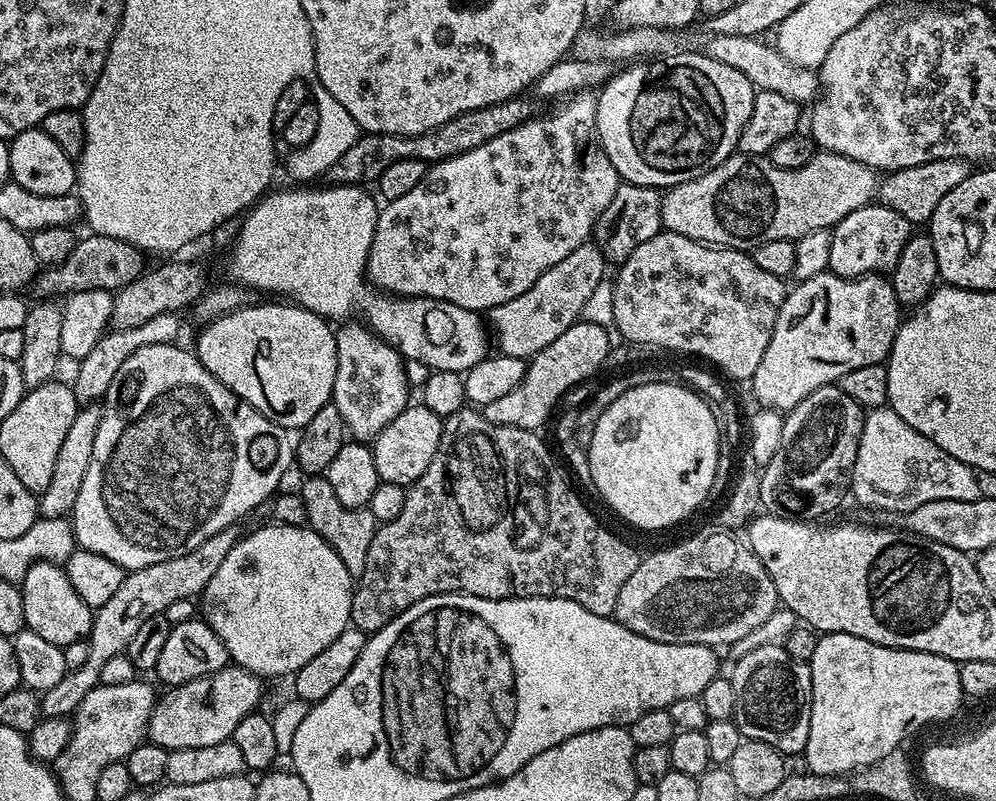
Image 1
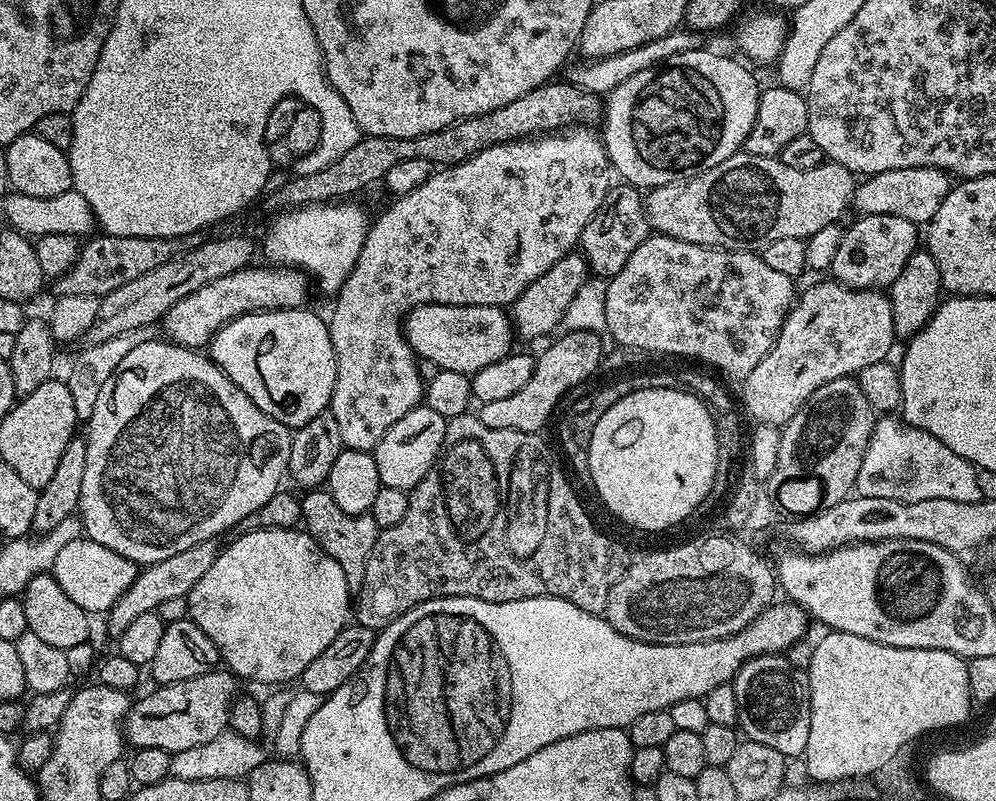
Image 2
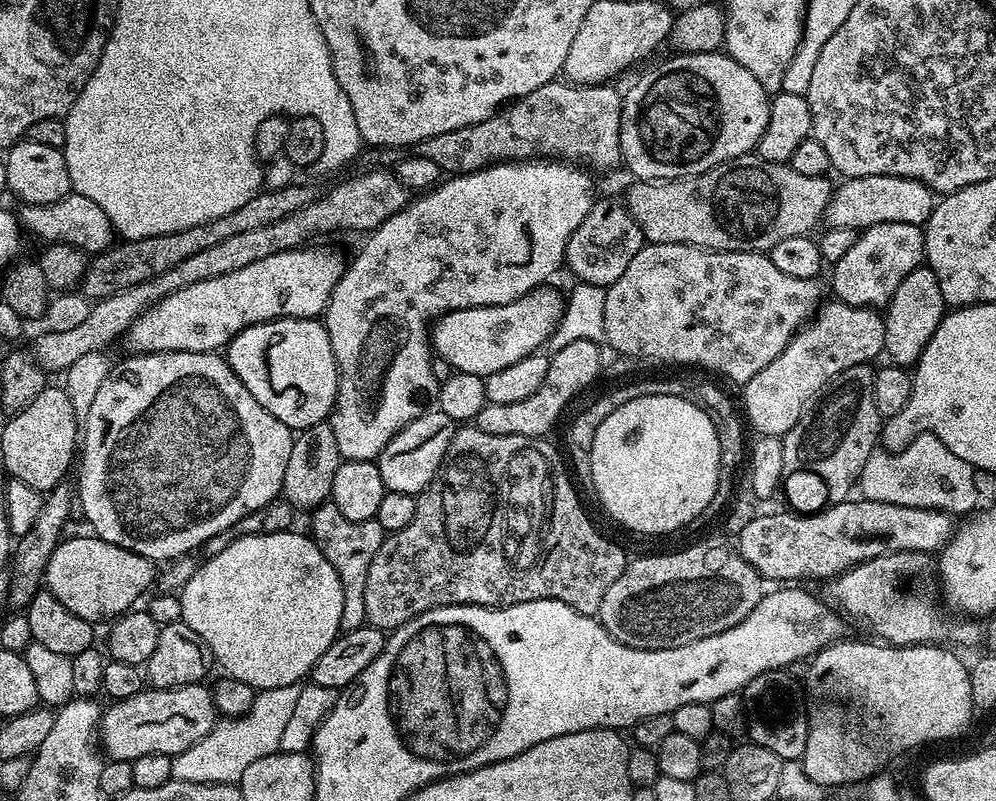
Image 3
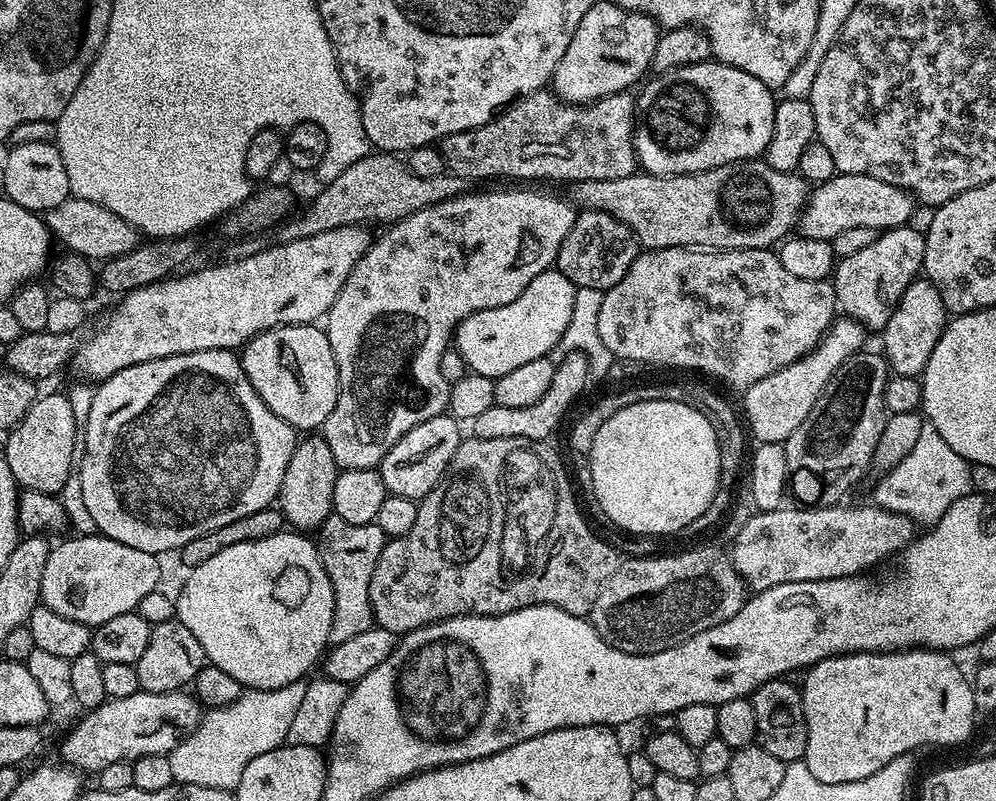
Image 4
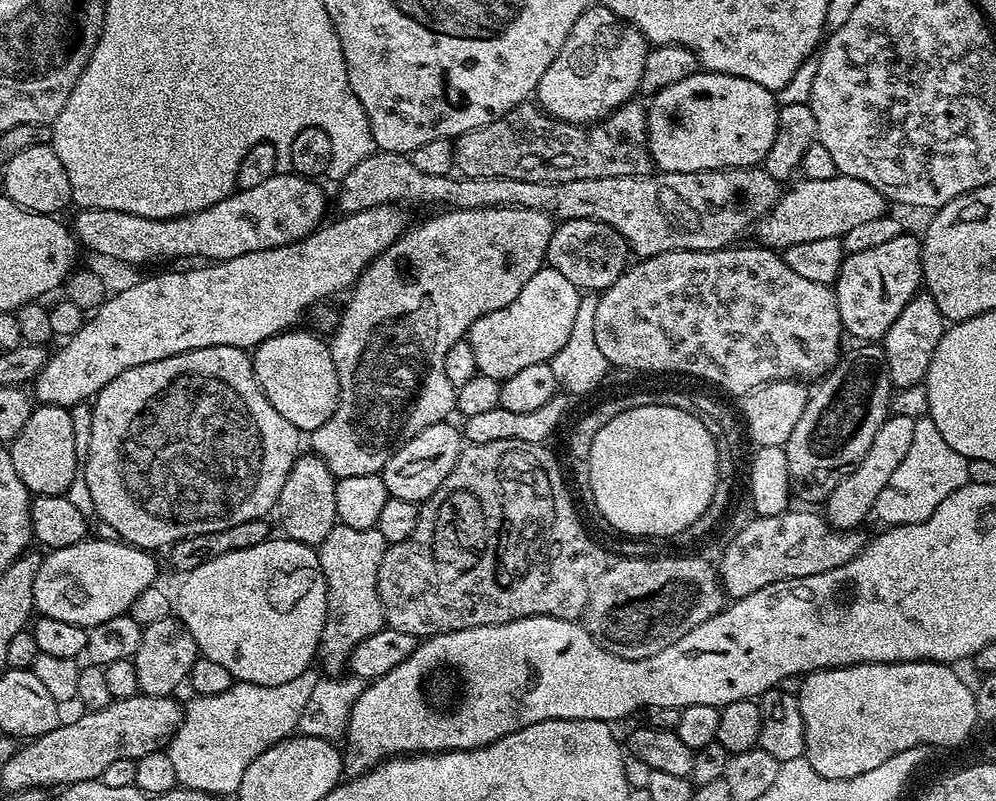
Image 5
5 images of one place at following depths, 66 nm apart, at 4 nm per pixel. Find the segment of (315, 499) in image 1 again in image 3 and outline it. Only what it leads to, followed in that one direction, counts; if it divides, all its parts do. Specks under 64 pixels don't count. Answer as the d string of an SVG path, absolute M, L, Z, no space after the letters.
M330 502L319 504L317 508L311 509L312 529L310 535L312 540L322 550L326 562L334 566L338 574L338 582L342 582L342 622L341 629L345 632L355 628L365 627L366 624L366 574L370 562L374 562L374 554L378 554L378 546L382 546L385 538L384 527L378 521L367 520L366 522L350 522Z

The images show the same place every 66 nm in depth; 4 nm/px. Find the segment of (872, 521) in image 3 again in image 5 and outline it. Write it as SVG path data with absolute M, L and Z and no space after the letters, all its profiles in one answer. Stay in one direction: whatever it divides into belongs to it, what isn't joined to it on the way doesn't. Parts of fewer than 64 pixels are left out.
M789 510L773 516L756 516L734 542L723 545L724 553L718 559L720 584L732 600L740 600L774 582L826 574L826 570L850 562L863 550L863 531L833 528L816 510L804 511L808 512Z

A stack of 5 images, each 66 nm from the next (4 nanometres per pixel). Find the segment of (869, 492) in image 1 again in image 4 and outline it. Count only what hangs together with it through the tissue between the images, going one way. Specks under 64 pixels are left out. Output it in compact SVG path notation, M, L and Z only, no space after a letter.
M925 423L923 427L924 429L916 432L916 441L910 454L906 454L906 458L902 458L898 466L894 466L879 477L881 480L876 484L874 503L877 508L909 516L917 525L931 526L942 518L942 514L946 514L946 510L950 510L950 506L954 506L954 502L958 502L958 498L967 496L973 491L972 465L962 458L962 454L954 454L953 448L942 439L942 434L938 434L938 430L934 430L932 424Z

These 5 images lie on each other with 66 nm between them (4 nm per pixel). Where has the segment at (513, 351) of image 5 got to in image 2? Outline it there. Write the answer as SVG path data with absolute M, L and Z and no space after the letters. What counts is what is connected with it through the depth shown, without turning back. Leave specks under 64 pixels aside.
M419 304L408 313L402 324L408 345L421 361L429 360L437 369L458 370L473 373L482 366L496 364L498 358L506 358L513 351L514 325L511 315L500 306L458 306L457 304Z

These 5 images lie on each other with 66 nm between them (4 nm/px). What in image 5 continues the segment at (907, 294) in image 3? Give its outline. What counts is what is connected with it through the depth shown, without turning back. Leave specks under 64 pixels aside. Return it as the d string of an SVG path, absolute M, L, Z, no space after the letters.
M927 290L917 292L916 297L906 302L906 310L894 318L894 326L886 330L882 341L893 389L925 383L934 350L938 350L938 342L942 342L945 331L946 321L942 310L938 310L938 302L934 302Z

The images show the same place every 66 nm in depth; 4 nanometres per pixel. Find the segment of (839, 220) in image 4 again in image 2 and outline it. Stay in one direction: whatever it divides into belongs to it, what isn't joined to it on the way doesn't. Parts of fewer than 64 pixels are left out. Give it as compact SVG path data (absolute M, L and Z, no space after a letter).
M937 168L882 170L873 176L863 177L857 183L854 208L862 216L894 214L894 218L906 218L906 222L926 226L932 221L934 214L938 214L938 206L942 206L949 187L948 173Z

